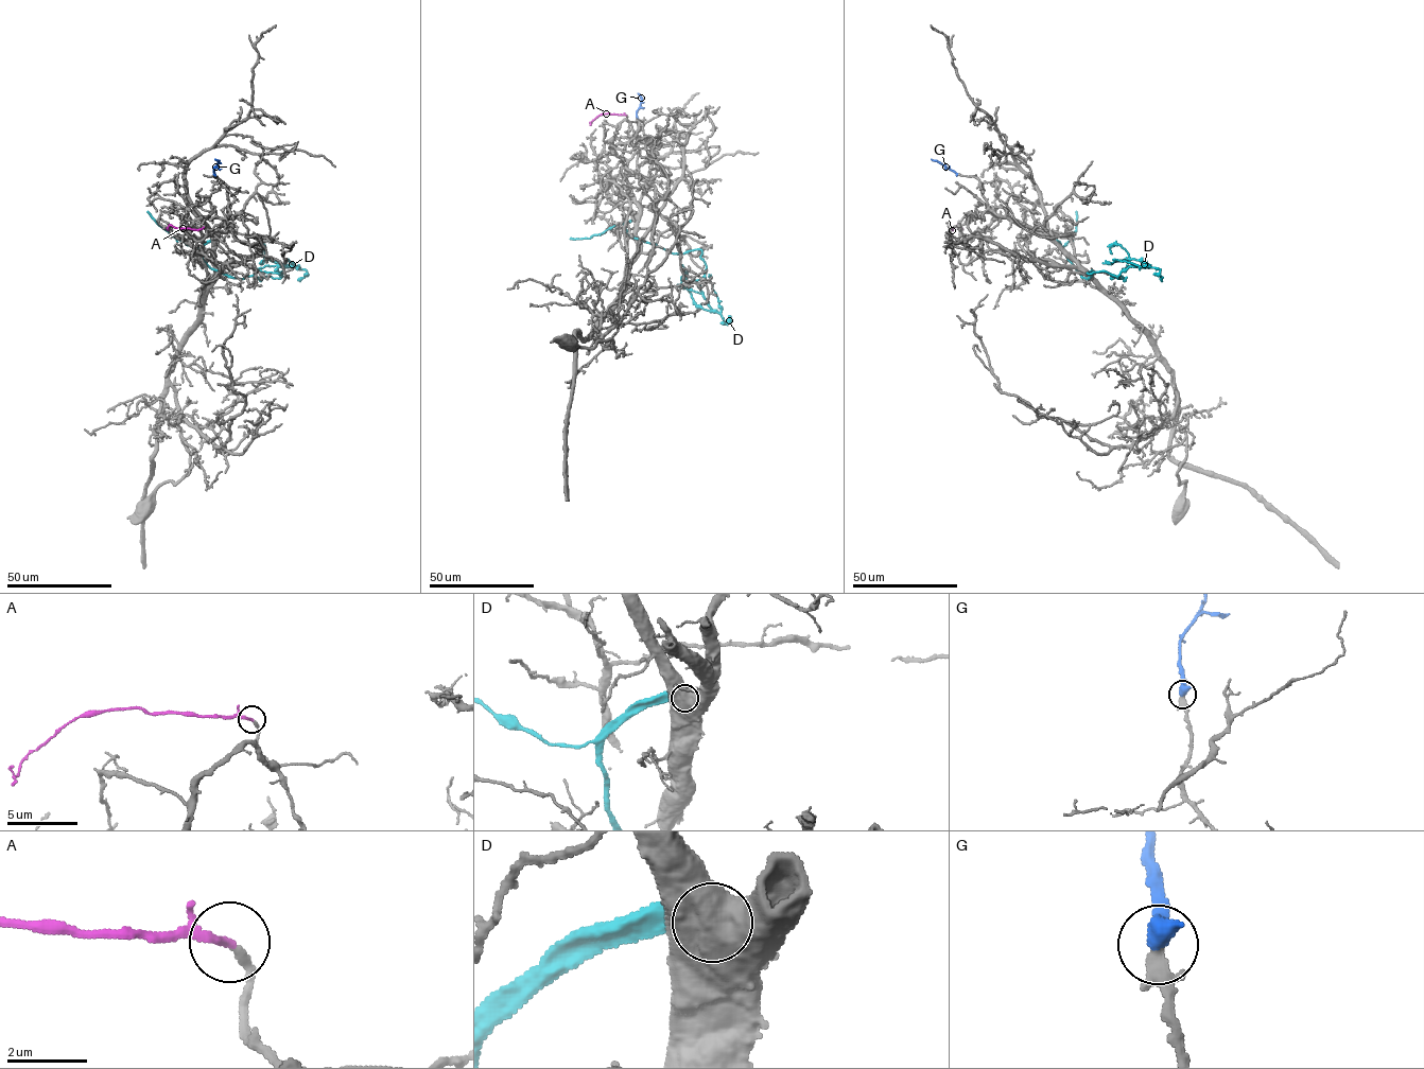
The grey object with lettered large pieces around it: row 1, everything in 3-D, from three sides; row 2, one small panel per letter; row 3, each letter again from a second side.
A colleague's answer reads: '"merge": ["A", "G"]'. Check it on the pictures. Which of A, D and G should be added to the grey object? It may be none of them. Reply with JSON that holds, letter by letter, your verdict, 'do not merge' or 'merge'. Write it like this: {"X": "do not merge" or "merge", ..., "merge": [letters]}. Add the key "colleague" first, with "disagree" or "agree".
{"colleague": "agree", "A": "merge", "D": "do not merge", "G": "merge", "merge": ["A", "G"]}

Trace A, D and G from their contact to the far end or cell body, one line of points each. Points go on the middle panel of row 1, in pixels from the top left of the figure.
A: (626, 115), (601, 114), (591, 124)
D: (637, 218), (624, 224), (634, 238), (673, 253), (701, 250), (699, 288), (711, 311), (693, 300), (684, 274)
G: (637, 120), (641, 99), (638, 93)

